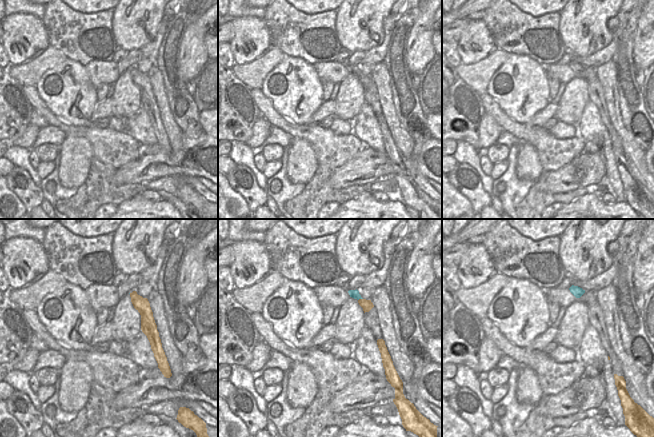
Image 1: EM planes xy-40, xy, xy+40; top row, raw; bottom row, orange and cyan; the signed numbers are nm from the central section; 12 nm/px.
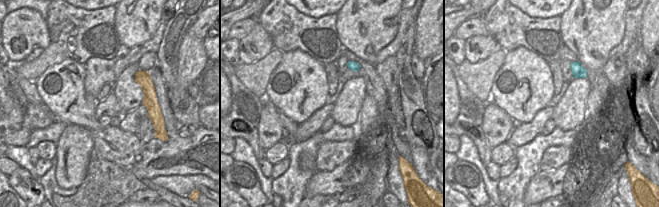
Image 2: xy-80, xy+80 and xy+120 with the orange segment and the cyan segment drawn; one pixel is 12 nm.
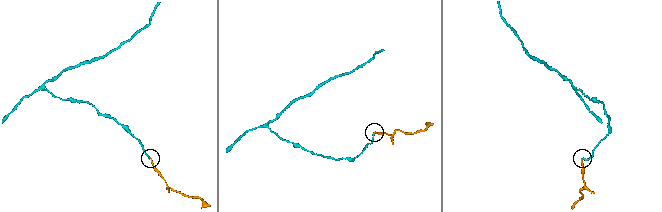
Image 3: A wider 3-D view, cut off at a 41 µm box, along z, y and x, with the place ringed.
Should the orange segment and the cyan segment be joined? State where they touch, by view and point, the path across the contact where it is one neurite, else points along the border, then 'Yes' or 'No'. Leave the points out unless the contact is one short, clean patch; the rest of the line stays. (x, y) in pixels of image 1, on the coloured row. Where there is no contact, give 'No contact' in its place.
Touches orange at xy (360, 299). Path across: xy (367, 305), (360, 299), (354, 294). Yes.

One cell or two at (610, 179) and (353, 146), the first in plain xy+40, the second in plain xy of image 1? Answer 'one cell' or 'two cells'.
two cells

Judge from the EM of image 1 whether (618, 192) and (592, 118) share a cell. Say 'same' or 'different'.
same

